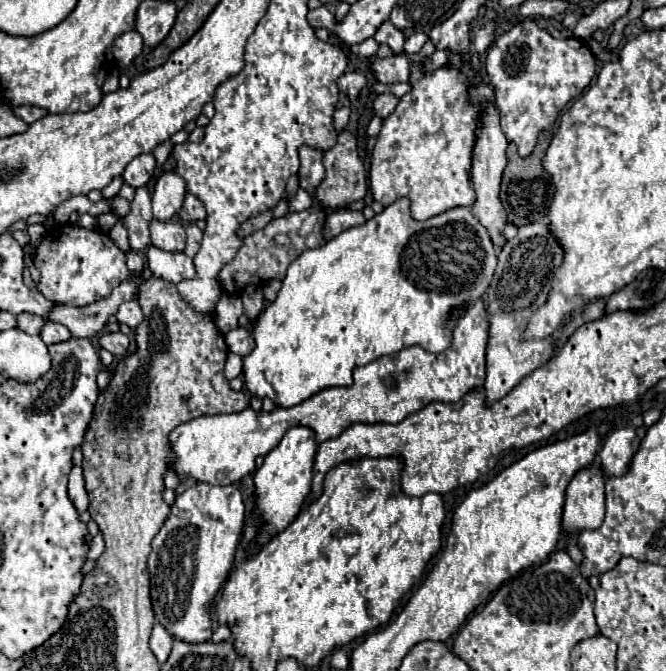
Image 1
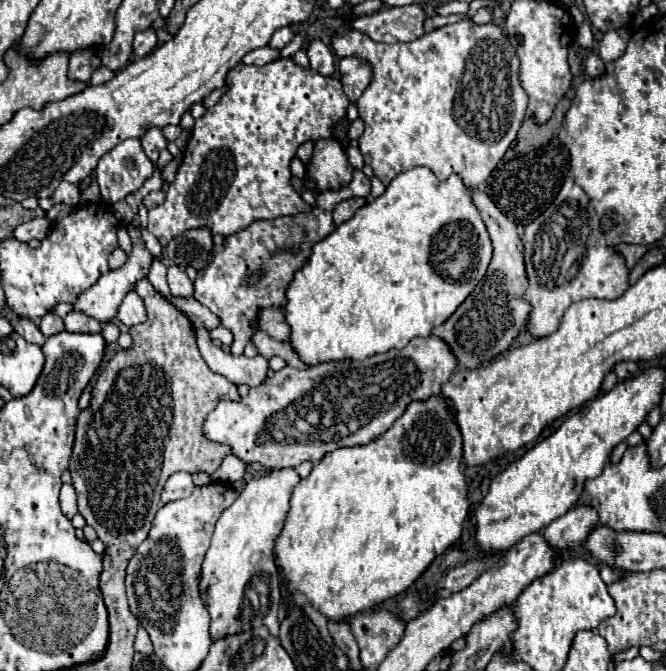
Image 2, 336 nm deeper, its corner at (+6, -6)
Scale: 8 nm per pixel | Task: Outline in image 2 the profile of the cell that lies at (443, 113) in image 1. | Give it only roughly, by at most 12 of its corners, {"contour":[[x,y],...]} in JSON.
{"contour":[[472,19],[412,43],[372,63],[364,163],[484,183],[526,117],[518,61]]}

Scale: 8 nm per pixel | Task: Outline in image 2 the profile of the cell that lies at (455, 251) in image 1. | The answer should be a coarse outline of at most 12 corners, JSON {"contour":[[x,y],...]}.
{"contour":[[414,167],[286,291],[308,367],[404,349],[486,275],[460,177]]}

